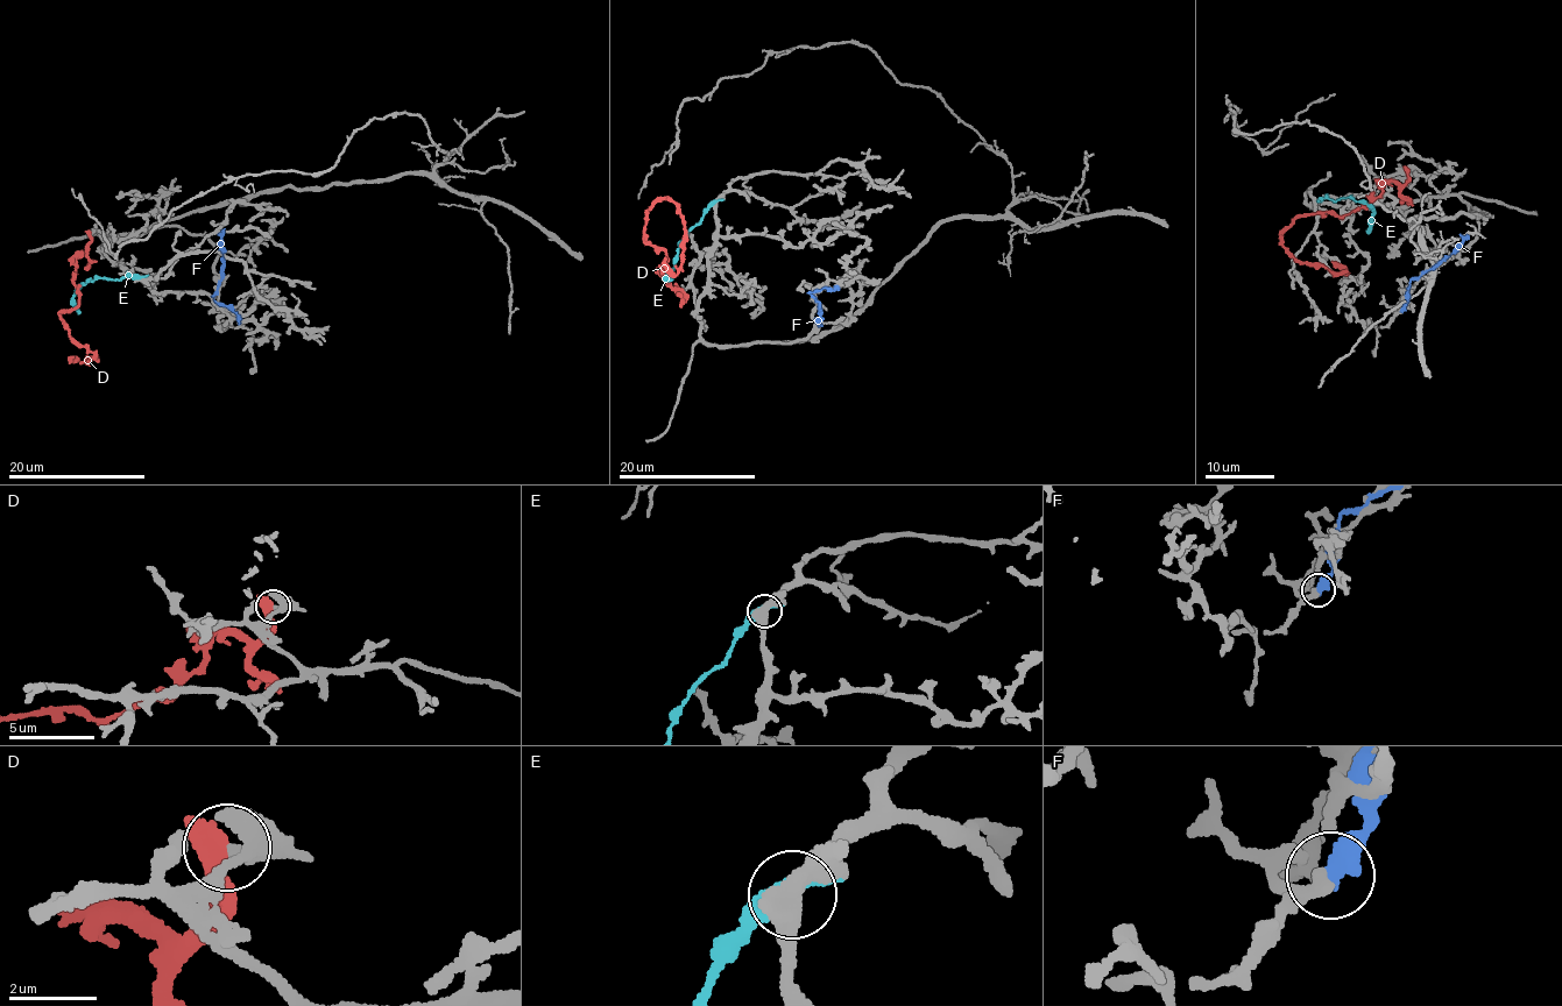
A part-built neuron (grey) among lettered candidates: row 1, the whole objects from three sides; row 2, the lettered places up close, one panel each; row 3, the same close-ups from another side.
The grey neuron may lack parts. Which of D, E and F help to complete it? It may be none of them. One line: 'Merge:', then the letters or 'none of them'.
Merge: none of them

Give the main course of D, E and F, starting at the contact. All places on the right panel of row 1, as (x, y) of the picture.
D: (1408, 171), (1366, 205), (1298, 215), (1283, 234), (1301, 262), (1347, 274), (1331, 262)
E: (1319, 202), (1328, 197), (1361, 200), (1372, 213), (1368, 233)
F: (1403, 311), (1411, 281), (1443, 261), (1469, 234)

